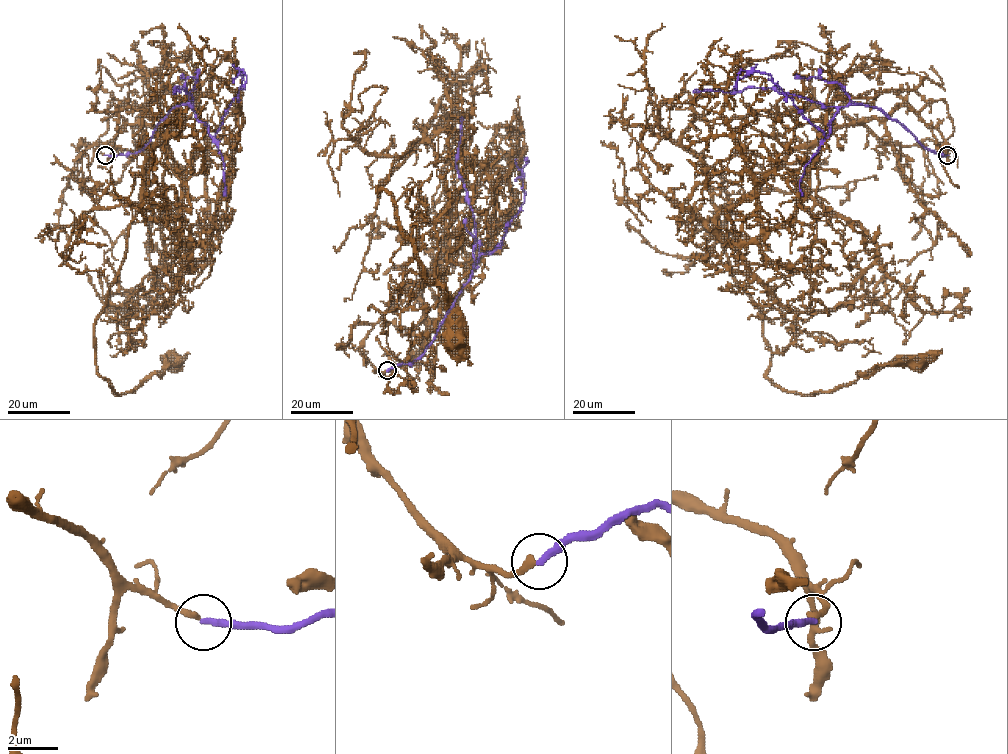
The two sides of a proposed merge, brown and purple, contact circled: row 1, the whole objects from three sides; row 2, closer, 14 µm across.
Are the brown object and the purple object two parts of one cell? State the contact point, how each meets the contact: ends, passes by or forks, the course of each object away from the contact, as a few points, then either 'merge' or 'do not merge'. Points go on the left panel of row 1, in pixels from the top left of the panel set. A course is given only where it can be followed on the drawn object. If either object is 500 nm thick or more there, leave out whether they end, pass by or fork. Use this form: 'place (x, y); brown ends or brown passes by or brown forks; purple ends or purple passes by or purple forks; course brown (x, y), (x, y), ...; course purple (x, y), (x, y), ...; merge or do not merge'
place (105, 155); brown ends; purple ends; course brown (104, 154), (80, 141), (152, 127), (182, 211), (179, 230), (136, 212), (96, 366), (125, 394), (172, 365); course purple (105, 155), (135, 154), (171, 110), (186, 103), (213, 137), (241, 86), (242, 70), (246, 76), (243, 89); do not merge

